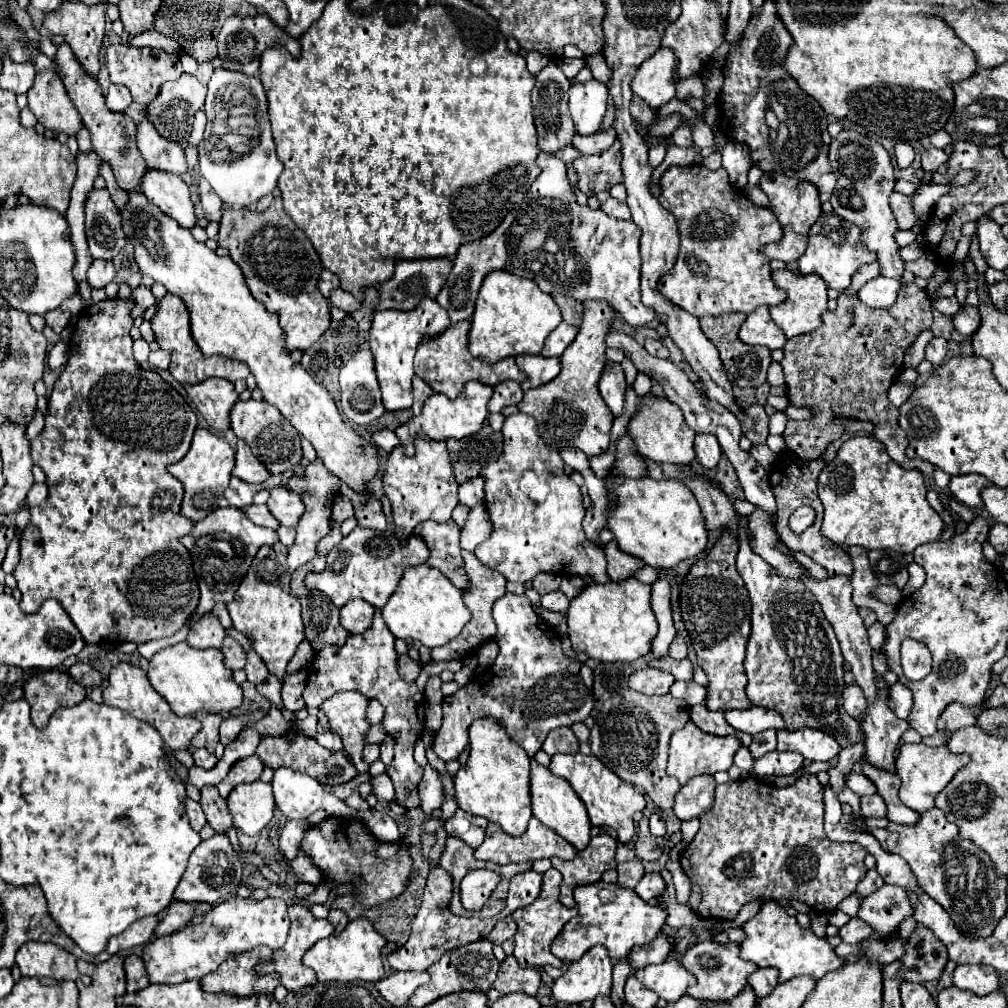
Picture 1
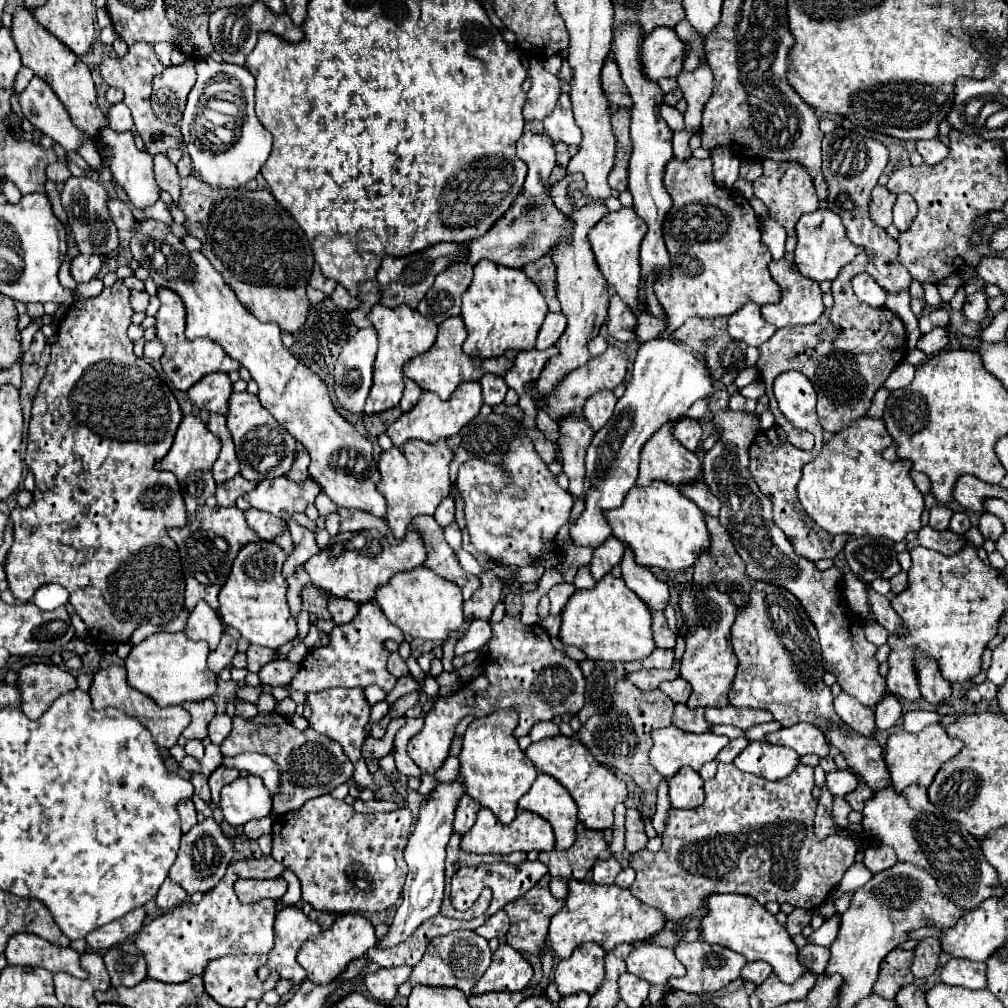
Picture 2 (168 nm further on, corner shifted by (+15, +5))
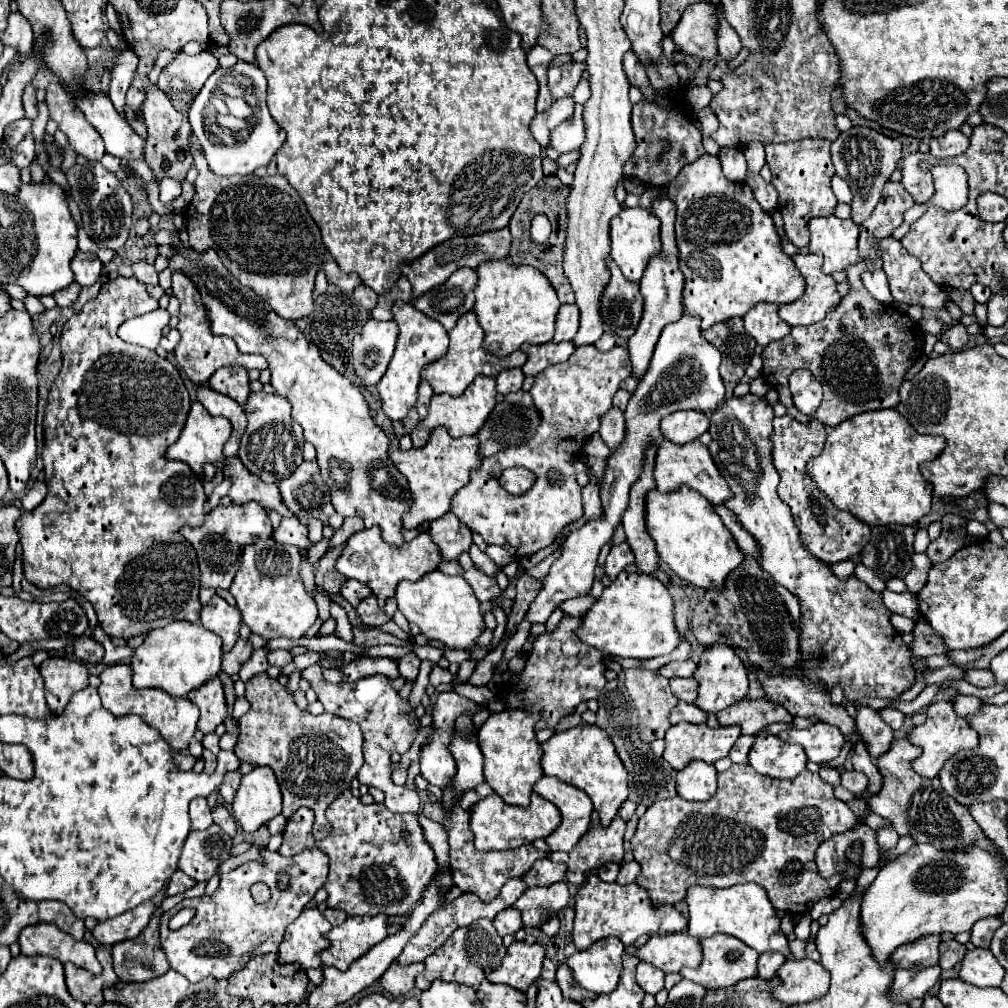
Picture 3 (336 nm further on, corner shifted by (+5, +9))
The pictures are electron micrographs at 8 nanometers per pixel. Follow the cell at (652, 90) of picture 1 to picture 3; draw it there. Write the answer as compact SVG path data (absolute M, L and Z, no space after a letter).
M711 2L691 4L677 28L671 32L675 46L701 60L717 56L717 24L719 16Z

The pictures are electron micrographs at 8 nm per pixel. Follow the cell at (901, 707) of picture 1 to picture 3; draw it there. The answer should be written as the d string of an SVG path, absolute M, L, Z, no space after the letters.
M885 708L885 710L881 710L881 718L891 726L891 728L895 728L895 730L899 730L901 726L903 726L903 714L899 712L899 710L891 710L891 708Z

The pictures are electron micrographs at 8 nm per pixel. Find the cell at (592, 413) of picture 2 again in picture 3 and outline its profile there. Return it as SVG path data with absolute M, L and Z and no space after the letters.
M611 408L603 418L601 418L601 428L599 434L603 438L603 442L611 448L611 450L619 450L619 446L625 440L625 418L623 412L619 408Z

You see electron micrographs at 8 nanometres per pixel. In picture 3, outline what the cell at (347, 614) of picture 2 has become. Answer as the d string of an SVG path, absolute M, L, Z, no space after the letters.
M347 580L343 584L343 588L341 588L341 594L357 608L363 598L371 596L371 588L367 588L367 584L363 584L359 580Z

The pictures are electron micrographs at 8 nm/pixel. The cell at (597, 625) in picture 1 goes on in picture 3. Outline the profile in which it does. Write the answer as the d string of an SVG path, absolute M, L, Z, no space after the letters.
M621 572L597 598L593 608L583 614L583 624L577 630L581 642L601 650L603 654L649 660L665 656L683 640L673 620L673 598L665 584L651 574Z

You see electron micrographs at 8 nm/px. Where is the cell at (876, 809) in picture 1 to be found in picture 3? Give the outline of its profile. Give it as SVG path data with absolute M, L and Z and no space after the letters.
M863 740L855 742L855 746L853 746L853 754L851 754L851 762L853 762L853 768L855 768L857 772L863 772L863 774L869 778L869 788L867 788L867 792L869 792L869 794L879 792L883 780L881 780L881 774L879 774L877 766L875 766L873 758L869 756L867 746L865 746Z

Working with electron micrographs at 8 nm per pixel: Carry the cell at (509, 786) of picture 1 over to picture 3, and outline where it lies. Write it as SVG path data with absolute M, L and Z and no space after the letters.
M509 708L491 714L487 722L479 728L479 744L485 756L485 782L513 806L527 806L533 792L533 784L543 776L541 756L543 750L535 736L535 724L541 716L521 708Z

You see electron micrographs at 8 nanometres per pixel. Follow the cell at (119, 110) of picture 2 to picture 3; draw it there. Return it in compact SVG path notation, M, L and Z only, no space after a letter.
M127 48L115 60L115 66L113 66L113 72L111 72L113 80L111 80L109 98L111 98L113 106L117 108L117 112L123 112L123 108L125 108L125 94L127 94L127 90L131 86L135 70L137 70L137 56L135 56L135 52L131 52Z

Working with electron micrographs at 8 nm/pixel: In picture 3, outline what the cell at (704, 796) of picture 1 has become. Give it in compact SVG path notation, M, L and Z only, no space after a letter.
M695 760L677 774L677 794L685 800L709 800L717 790L715 766Z

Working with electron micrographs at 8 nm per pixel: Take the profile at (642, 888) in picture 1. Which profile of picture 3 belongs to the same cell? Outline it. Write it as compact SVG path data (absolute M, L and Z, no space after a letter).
M635 860L631 862L623 862L619 868L619 876L617 876L617 884L631 884L637 876L639 876L639 864Z

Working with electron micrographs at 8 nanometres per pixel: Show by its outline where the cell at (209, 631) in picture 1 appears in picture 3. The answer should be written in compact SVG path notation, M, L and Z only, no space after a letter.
M215 594L201 610L201 624L207 630L219 634L223 638L223 652L229 652L239 638L241 612Z

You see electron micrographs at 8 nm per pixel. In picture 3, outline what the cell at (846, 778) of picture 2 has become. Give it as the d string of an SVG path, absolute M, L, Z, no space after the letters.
M841 772L841 786L847 788L849 792L853 792L855 796L861 796L867 790L867 776L859 774L859 772Z

